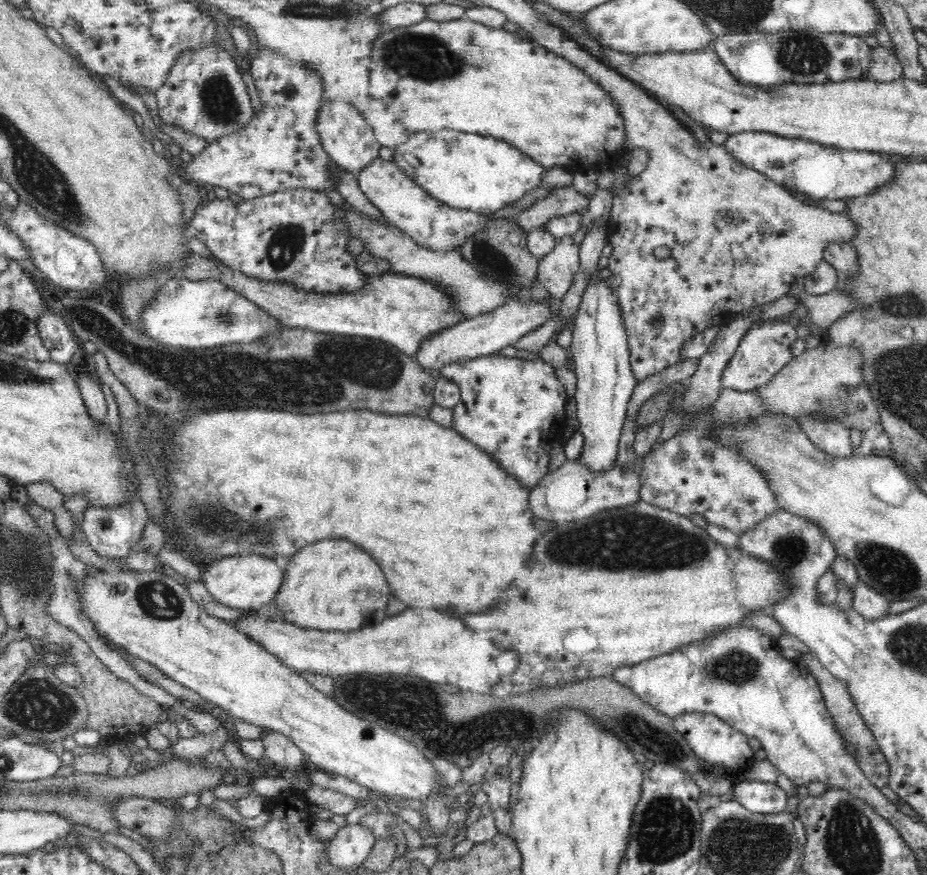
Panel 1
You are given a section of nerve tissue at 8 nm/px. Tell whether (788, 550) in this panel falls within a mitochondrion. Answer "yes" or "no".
yes

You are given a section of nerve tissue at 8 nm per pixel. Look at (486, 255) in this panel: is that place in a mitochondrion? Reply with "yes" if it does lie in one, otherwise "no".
yes

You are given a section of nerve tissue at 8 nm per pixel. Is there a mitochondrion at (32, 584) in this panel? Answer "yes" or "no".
yes

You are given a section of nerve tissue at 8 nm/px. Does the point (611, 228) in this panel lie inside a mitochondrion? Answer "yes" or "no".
no

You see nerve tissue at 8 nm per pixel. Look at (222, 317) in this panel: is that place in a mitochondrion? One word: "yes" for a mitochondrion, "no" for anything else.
yes

